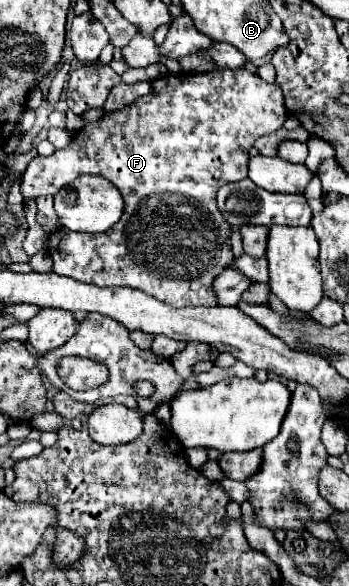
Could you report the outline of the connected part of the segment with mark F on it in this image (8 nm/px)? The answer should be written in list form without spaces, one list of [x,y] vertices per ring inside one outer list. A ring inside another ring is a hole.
[[[215,69],[215,71],[205,71],[205,73],[179,73],[179,75],[163,75],[159,79],[155,79],[151,83],[151,93],[145,97],[139,97],[139,101],[133,101],[131,105],[113,111],[113,113],[105,113],[99,121],[95,123],[85,123],[69,141],[67,147],[57,149],[53,155],[49,157],[35,157],[31,159],[23,181],[20,182],[20,191],[24,198],[37,198],[43,195],[54,196],[57,190],[65,185],[69,185],[73,179],[77,179],[79,175],[101,175],[107,181],[111,181],[123,201],[125,201],[125,213],[123,217],[117,221],[117,225],[113,225],[107,233],[97,233],[97,235],[89,235],[89,233],[75,233],[69,229],[57,229],[51,237],[49,237],[49,255],[53,259],[53,271],[59,275],[67,275],[75,281],[83,281],[89,285],[99,285],[99,287],[111,287],[111,285],[119,285],[119,287],[135,287],[151,297],[155,297],[157,301],[163,301],[167,305],[173,307],[215,307],[217,299],[213,293],[213,279],[231,265],[233,261],[233,251],[231,251],[231,225],[225,221],[225,217],[219,213],[217,209],[217,201],[215,201],[215,193],[219,191],[221,185],[229,183],[229,181],[239,181],[247,177],[247,161],[249,161],[249,149],[255,143],[255,139],[259,139],[265,133],[273,133],[275,129],[283,127],[283,121],[287,119],[287,111],[283,105],[283,93],[279,89],[279,85],[275,83],[265,83],[261,77],[257,77],[255,73],[249,73],[247,69]]]

